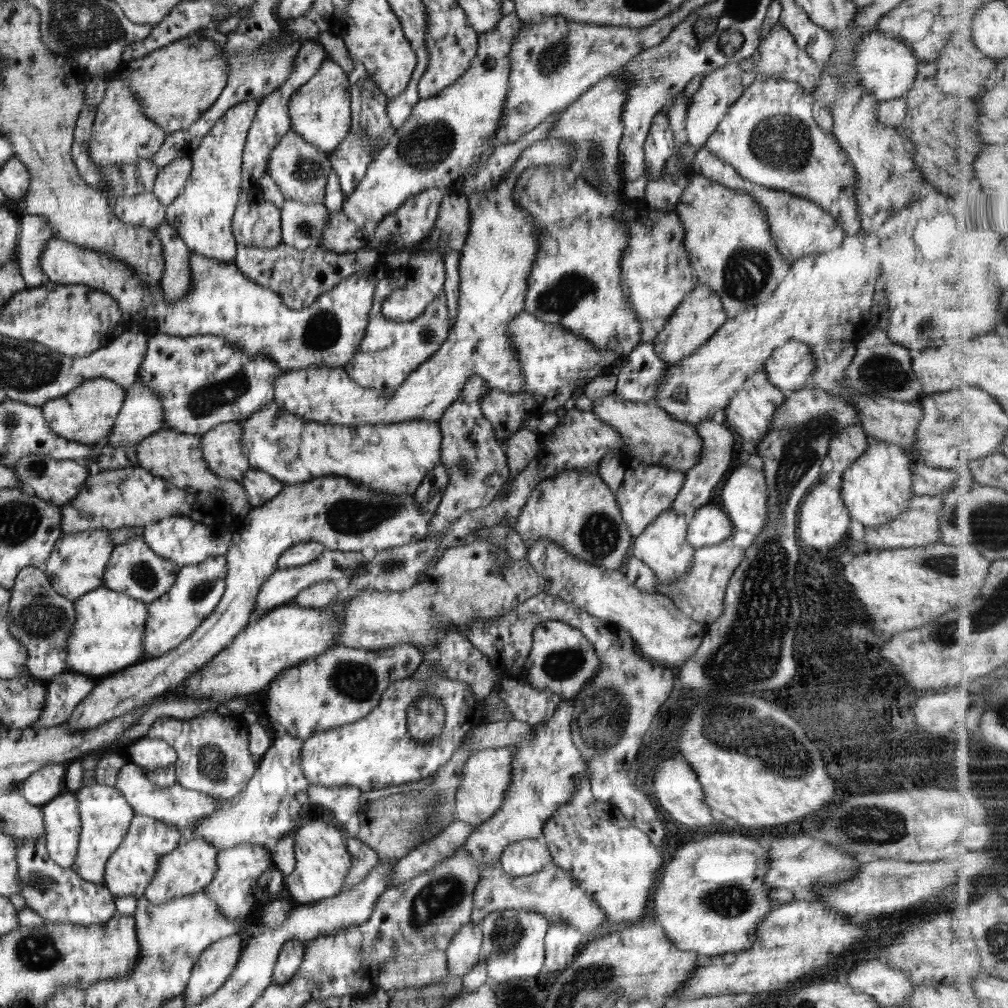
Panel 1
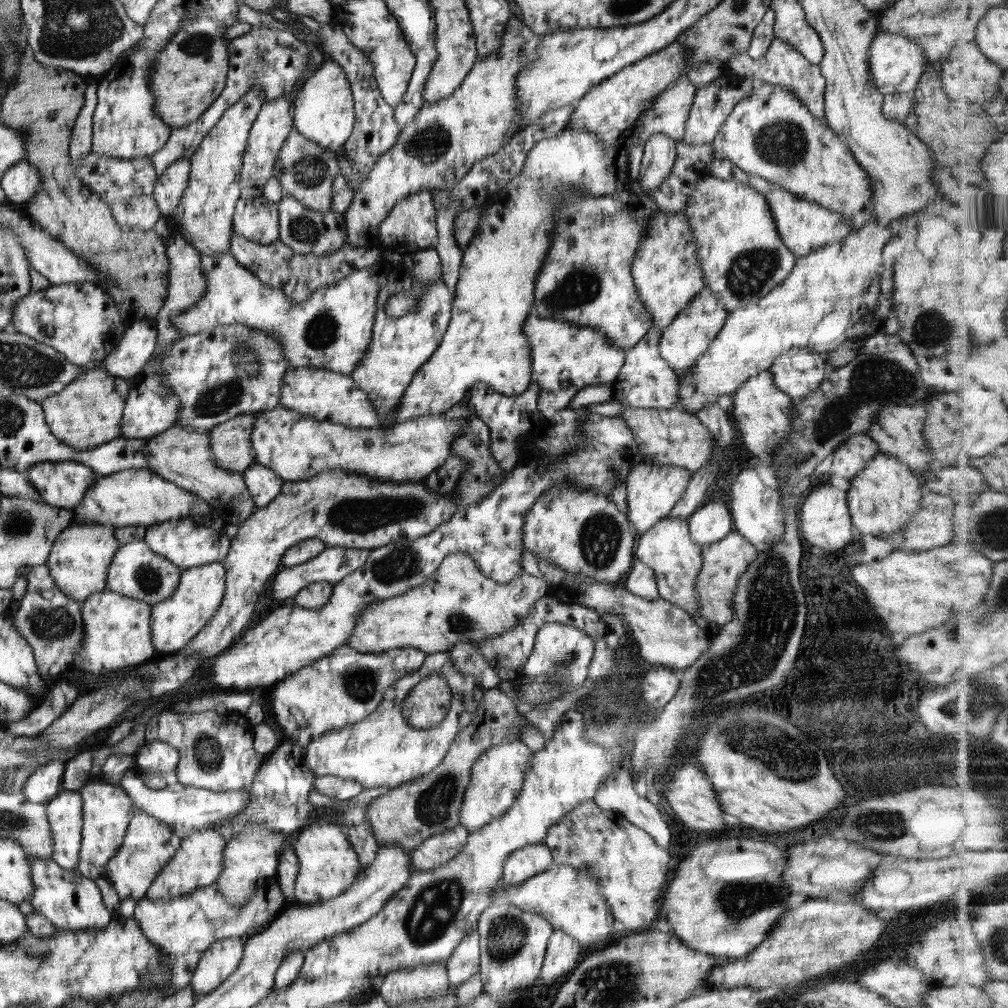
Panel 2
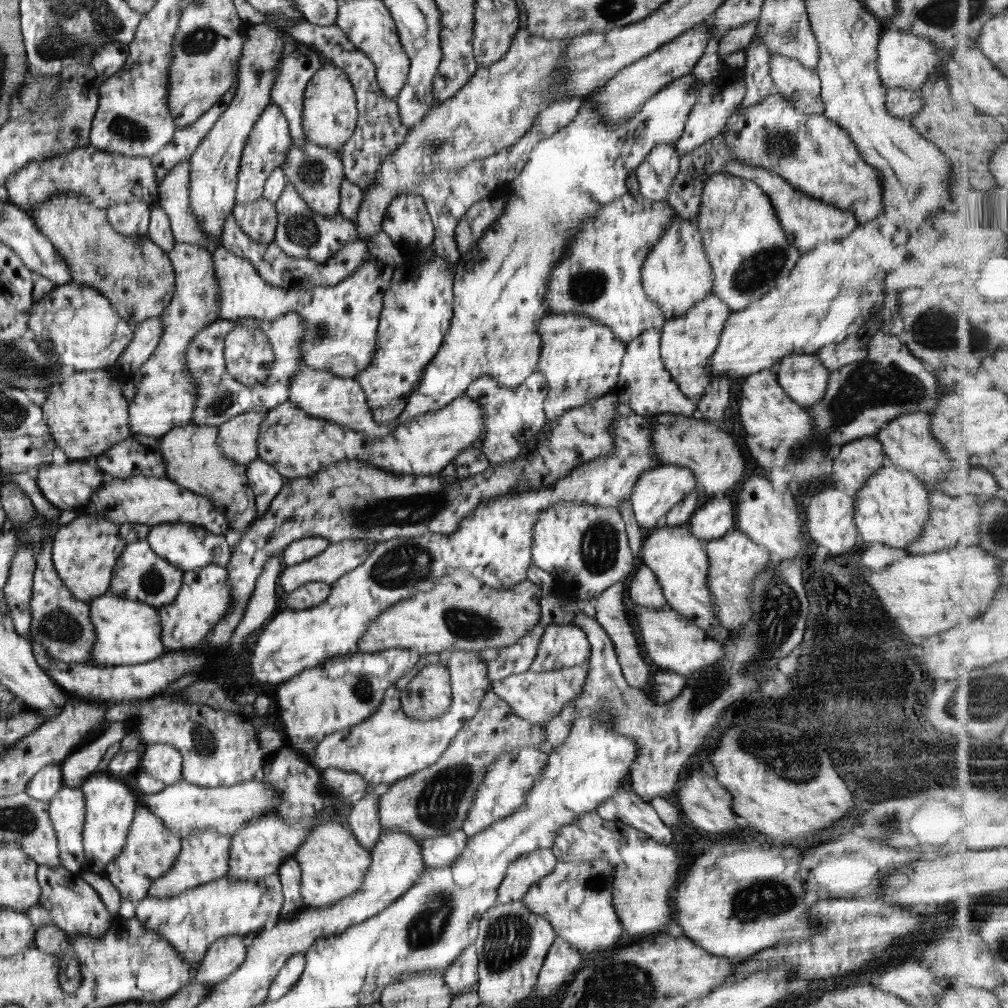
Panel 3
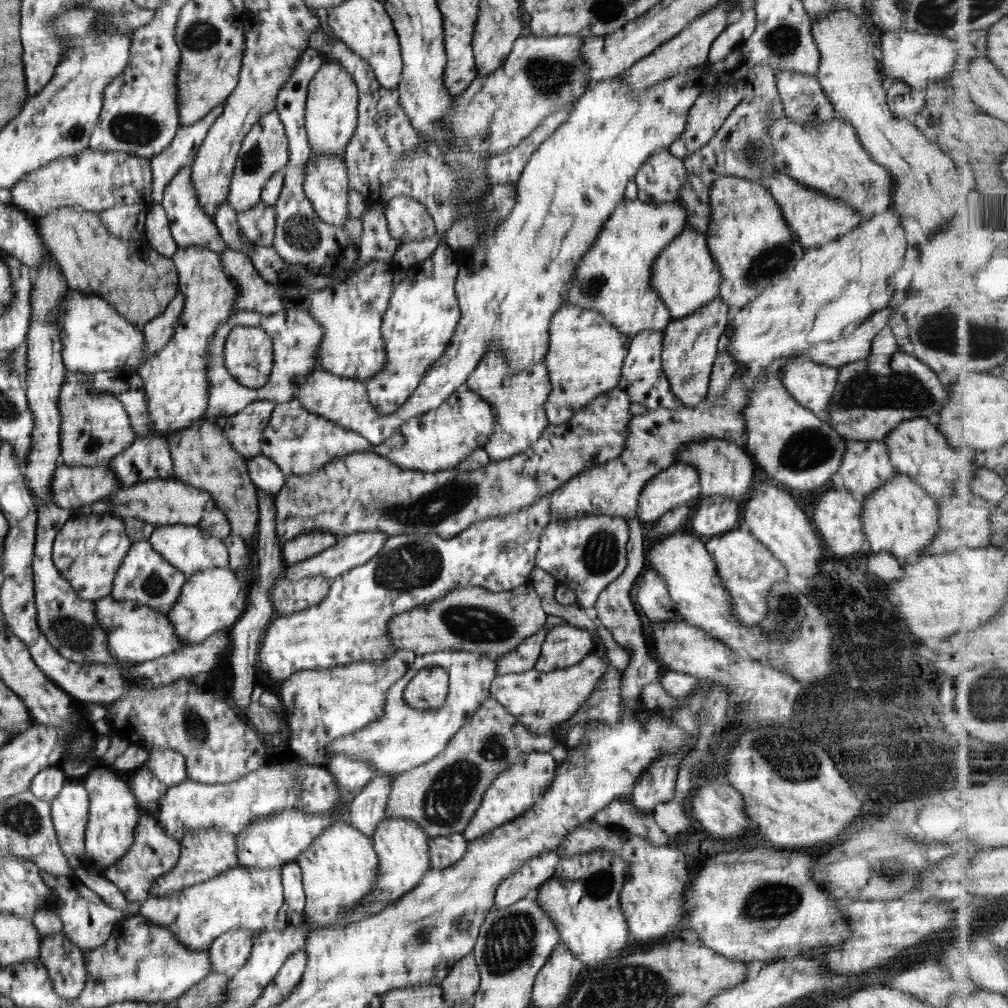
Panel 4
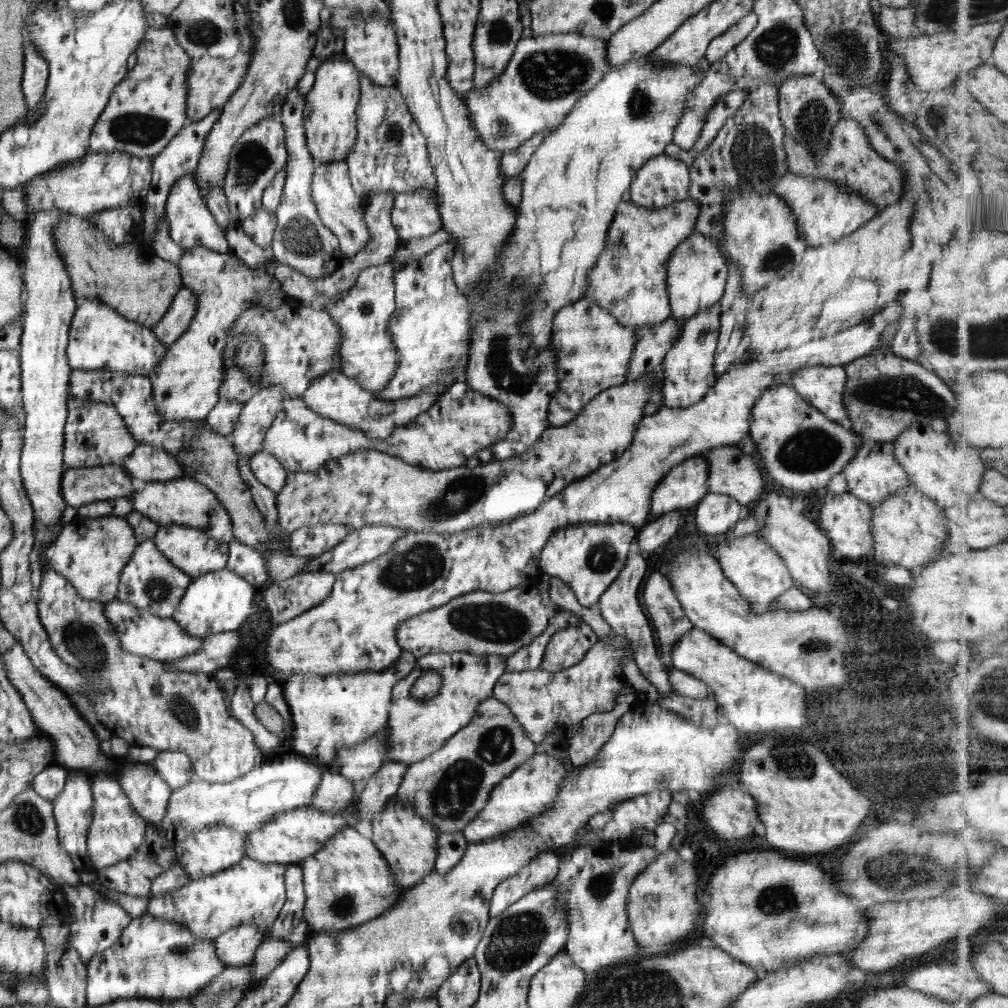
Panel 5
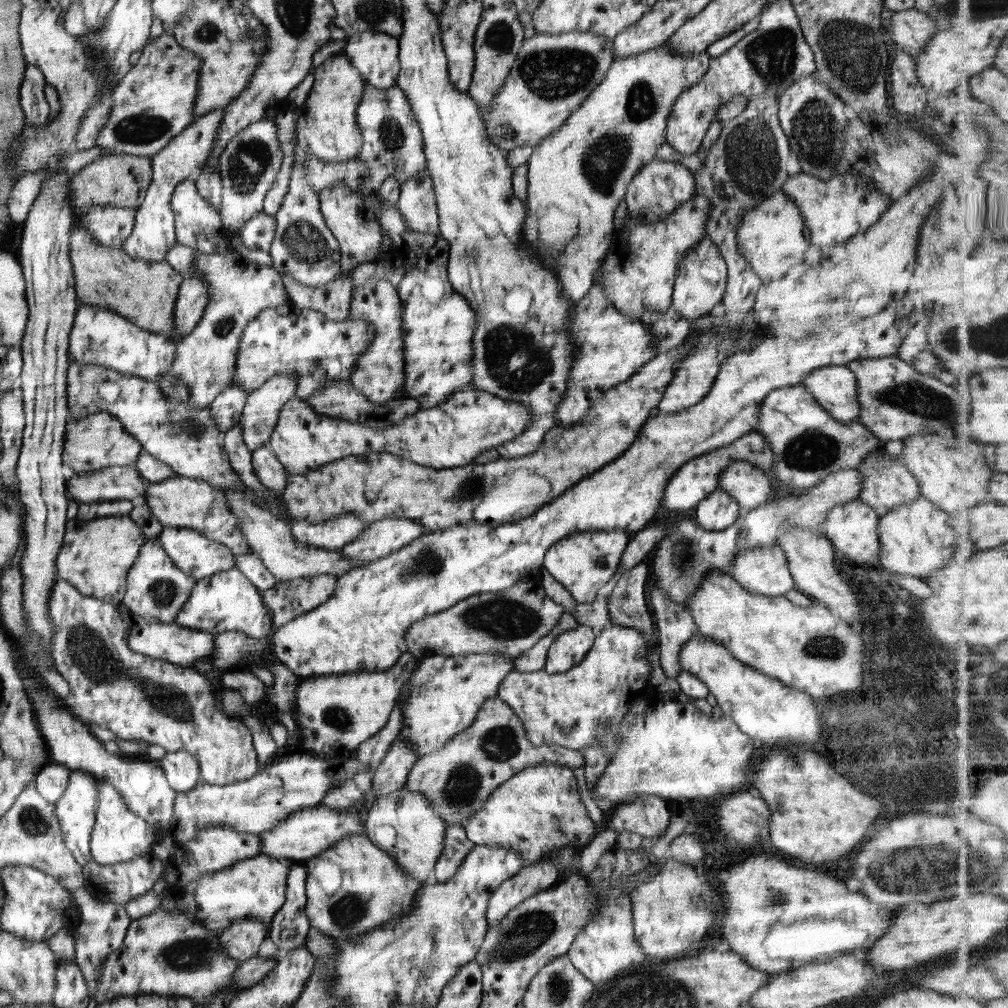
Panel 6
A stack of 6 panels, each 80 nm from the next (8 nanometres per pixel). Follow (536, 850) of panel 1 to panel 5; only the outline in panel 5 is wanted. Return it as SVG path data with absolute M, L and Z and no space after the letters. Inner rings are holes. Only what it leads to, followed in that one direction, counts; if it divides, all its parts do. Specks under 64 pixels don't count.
M557 851L539 852L514 876L499 883L489 899L488 918L501 914L524 894L551 883L557 875L558 859Z

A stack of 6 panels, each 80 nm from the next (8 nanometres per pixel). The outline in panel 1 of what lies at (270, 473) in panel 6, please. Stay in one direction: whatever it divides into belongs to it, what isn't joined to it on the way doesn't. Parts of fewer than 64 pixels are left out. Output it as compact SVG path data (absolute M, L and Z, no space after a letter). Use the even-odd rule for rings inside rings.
M249 467L239 481L243 485L245 494L248 496L248 503L252 507L266 503L281 490L283 485L276 478L253 467Z

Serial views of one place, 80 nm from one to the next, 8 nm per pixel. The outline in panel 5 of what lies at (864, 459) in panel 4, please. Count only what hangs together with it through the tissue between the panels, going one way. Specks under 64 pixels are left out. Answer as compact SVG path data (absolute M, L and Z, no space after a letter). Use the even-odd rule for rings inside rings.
M861 439L855 456L843 468L848 492L857 500L867 503L870 508L874 508L882 500L887 500L892 494L911 484L903 468L896 462L892 453L893 448L893 442L881 443Z

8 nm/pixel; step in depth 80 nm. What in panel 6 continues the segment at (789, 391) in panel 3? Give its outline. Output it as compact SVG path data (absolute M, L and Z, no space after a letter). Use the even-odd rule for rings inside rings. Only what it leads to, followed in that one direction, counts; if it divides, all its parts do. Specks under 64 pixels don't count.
M846 365L815 368L798 385L840 423L855 422L860 415L855 377Z

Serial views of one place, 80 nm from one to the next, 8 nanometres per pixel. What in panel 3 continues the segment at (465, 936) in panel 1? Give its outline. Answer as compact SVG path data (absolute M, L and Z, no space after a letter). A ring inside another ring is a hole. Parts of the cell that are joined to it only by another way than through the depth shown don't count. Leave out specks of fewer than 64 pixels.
M473 944L465 947L461 954L444 969L443 982L448 986L451 996L468 990L478 977L476 948Z

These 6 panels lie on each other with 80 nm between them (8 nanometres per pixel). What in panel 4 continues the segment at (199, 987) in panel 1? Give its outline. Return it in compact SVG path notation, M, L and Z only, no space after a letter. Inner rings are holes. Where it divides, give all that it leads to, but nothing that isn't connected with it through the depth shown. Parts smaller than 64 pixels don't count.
M237 927L214 938L208 946L211 973L225 973L231 978L247 962L256 935L254 931Z

